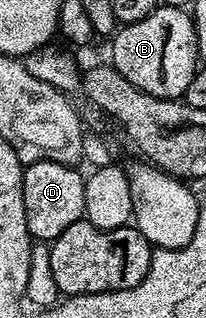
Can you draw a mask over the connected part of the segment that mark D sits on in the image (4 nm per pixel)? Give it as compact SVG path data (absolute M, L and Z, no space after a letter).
M39 160L27 165L22 178L22 202L26 202L26 226L30 230L33 241L53 242L67 227L78 222L84 216L86 202L85 177L76 173L77 169L71 164L59 164L49 160Z

